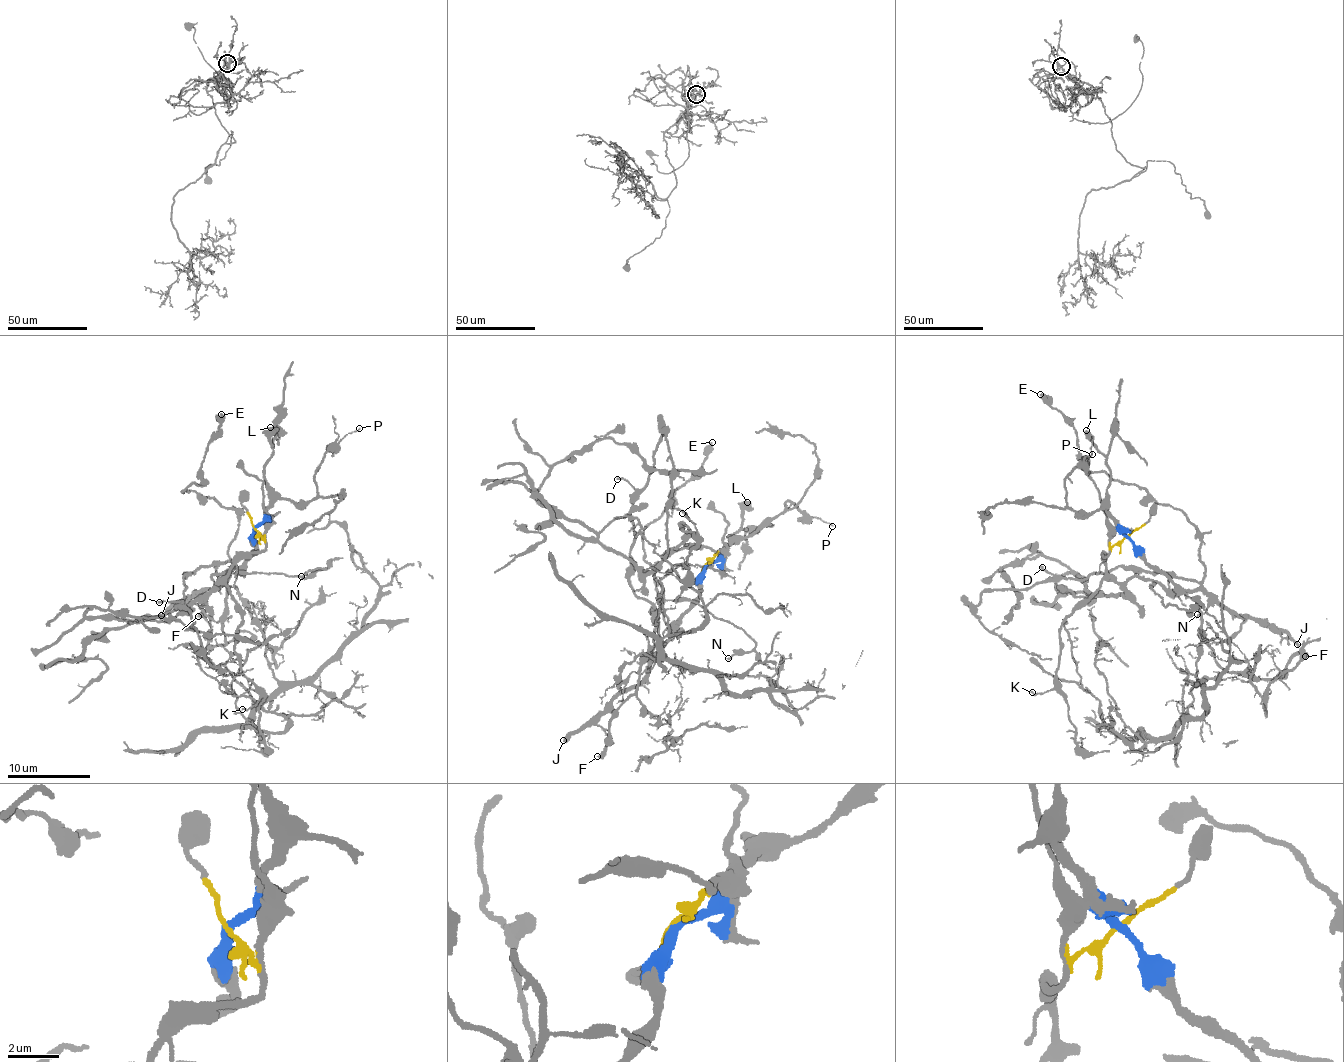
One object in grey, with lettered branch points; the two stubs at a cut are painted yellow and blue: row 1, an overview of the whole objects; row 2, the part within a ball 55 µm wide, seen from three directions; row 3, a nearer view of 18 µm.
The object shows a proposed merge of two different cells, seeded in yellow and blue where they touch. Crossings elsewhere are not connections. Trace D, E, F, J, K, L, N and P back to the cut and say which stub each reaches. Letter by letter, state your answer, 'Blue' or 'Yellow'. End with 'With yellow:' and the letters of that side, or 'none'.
D: Blue
E: Blue
F: Yellow
J: Blue
K: Yellow
L: Blue
N: Yellow
P: Blue
With yellow: F, K, N

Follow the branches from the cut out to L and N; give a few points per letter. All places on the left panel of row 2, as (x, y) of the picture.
L: (253, 526), (262, 520), (270, 500), (264, 463), (272, 446), (271, 427)
N: (253, 527), (264, 543), (257, 553), (245, 552), (216, 585), (212, 574), (299, 576), (325, 567), (301, 575)

